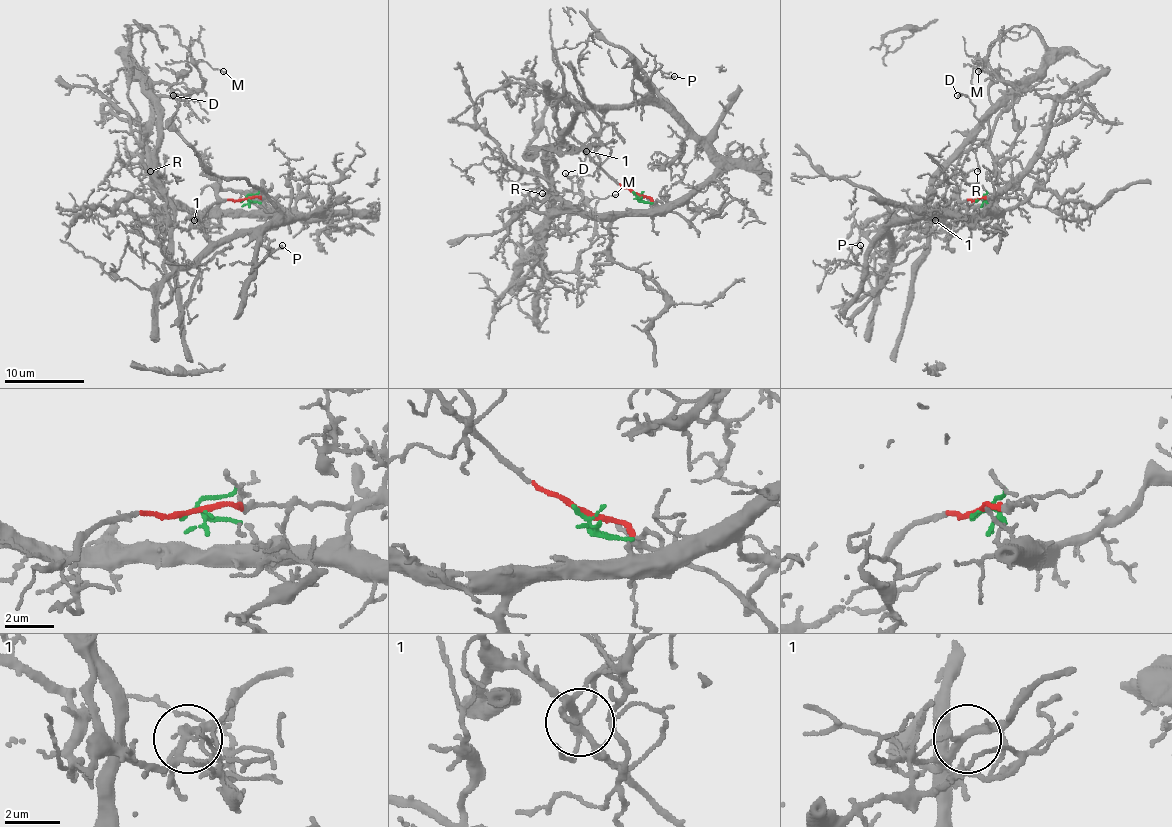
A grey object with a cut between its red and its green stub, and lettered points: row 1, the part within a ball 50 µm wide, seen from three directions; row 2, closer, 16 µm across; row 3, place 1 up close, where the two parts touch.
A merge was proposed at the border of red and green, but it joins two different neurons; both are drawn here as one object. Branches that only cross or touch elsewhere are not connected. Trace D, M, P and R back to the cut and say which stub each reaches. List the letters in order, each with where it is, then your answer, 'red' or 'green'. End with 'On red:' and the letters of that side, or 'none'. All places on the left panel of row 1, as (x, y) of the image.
D: at (173, 95); red
M: at (223, 71); green
P: at (282, 245); green
R: at (150, 171); red
On red: D, R

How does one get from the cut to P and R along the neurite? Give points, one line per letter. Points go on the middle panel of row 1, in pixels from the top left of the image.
P: (636, 195), (654, 203), (688, 199), (716, 167), (652, 96), (650, 76), (658, 70), (674, 76)
R: (636, 193), (620, 187), (568, 135), (558, 139), (550, 173), (550, 193), (542, 193)

